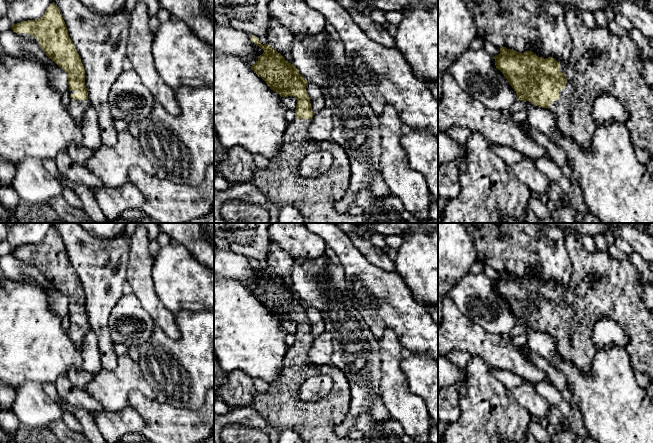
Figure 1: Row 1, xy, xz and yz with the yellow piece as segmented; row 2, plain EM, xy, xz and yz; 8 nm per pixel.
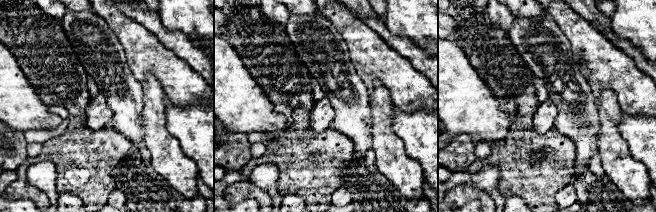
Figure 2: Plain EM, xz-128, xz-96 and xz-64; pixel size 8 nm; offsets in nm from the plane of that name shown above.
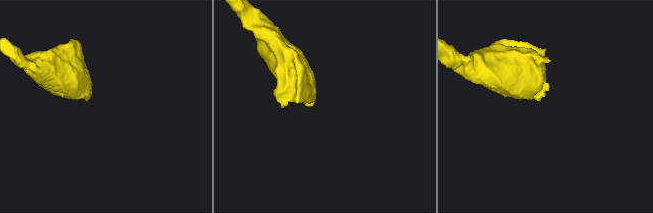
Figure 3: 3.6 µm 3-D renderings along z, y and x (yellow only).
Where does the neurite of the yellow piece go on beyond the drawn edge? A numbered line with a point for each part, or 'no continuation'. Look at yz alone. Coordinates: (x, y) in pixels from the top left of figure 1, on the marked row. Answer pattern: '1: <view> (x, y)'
1: yz (615, 69)

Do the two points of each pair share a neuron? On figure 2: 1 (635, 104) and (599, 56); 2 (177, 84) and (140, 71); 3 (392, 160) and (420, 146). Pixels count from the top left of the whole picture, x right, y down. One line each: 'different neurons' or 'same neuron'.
1: same neuron
2: same neuron
3: different neurons

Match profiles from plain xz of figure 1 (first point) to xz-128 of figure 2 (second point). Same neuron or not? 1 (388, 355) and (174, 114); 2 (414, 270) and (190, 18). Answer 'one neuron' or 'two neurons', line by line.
1: two neurons
2: one neuron

